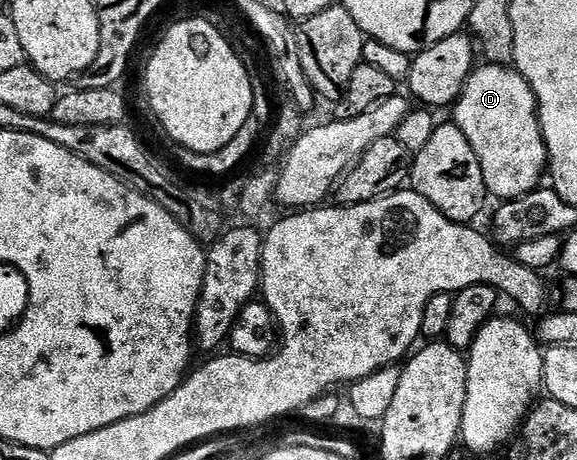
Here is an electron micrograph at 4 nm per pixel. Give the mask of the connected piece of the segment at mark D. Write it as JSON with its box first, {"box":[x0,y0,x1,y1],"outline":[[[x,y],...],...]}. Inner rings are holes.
{"box":[452,65,547,201],"outline":[[[481,65],[470,74],[461,89],[461,95],[456,103],[452,104],[452,122],[471,141],[471,149],[475,149],[475,157],[479,157],[479,165],[483,169],[483,181],[486,192],[493,195],[497,201],[518,199],[529,191],[538,190],[537,183],[547,171],[547,156],[545,142],[541,132],[541,122],[537,116],[537,98],[533,95],[531,85],[515,69],[505,65]]]}

